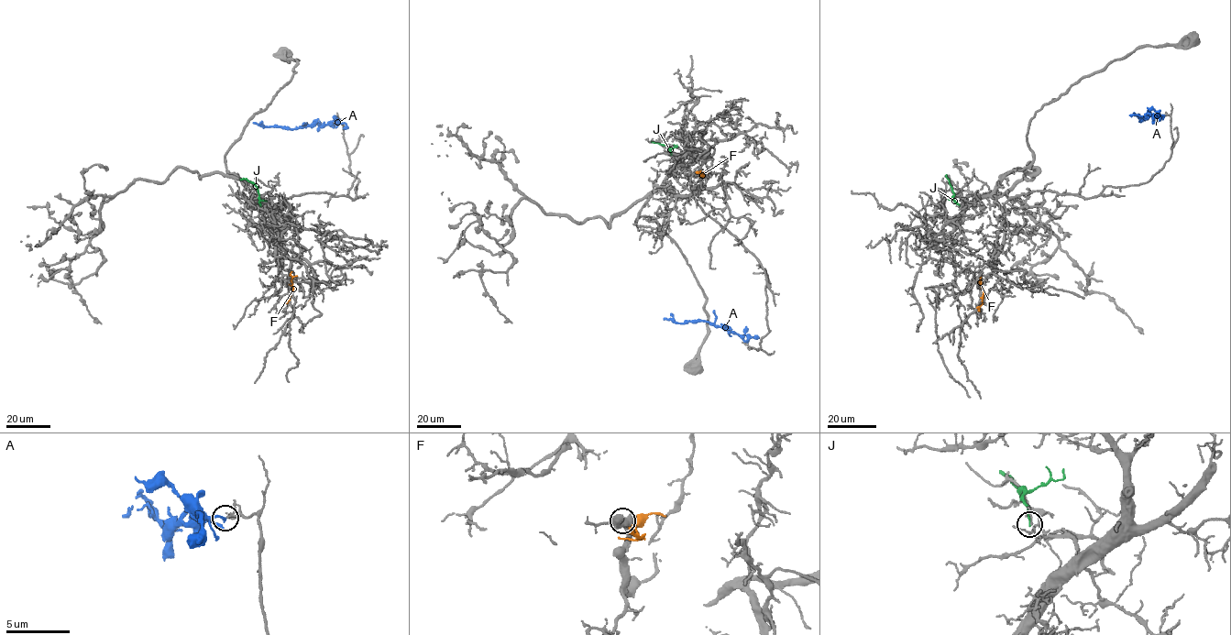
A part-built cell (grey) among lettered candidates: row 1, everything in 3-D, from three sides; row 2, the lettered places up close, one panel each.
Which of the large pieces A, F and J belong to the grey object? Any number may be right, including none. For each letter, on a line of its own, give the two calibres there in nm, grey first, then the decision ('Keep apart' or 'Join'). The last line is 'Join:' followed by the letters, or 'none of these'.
A: Thickness 110 nm (grey) against 150 nm. Keep apart
F: Thickness 140 nm (grey) against 150 nm. Keep apart
J: Thickness 100 nm (grey) against 200 nm. Keep apart
Join: none of these

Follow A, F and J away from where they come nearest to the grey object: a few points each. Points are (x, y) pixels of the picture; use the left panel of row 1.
A: (336, 124), (329, 121), (296, 129), (264, 126), (253, 122)
F: (290, 275), (292, 290), (286, 303)
J: (260, 206), (258, 188), (247, 180), (240, 180)

